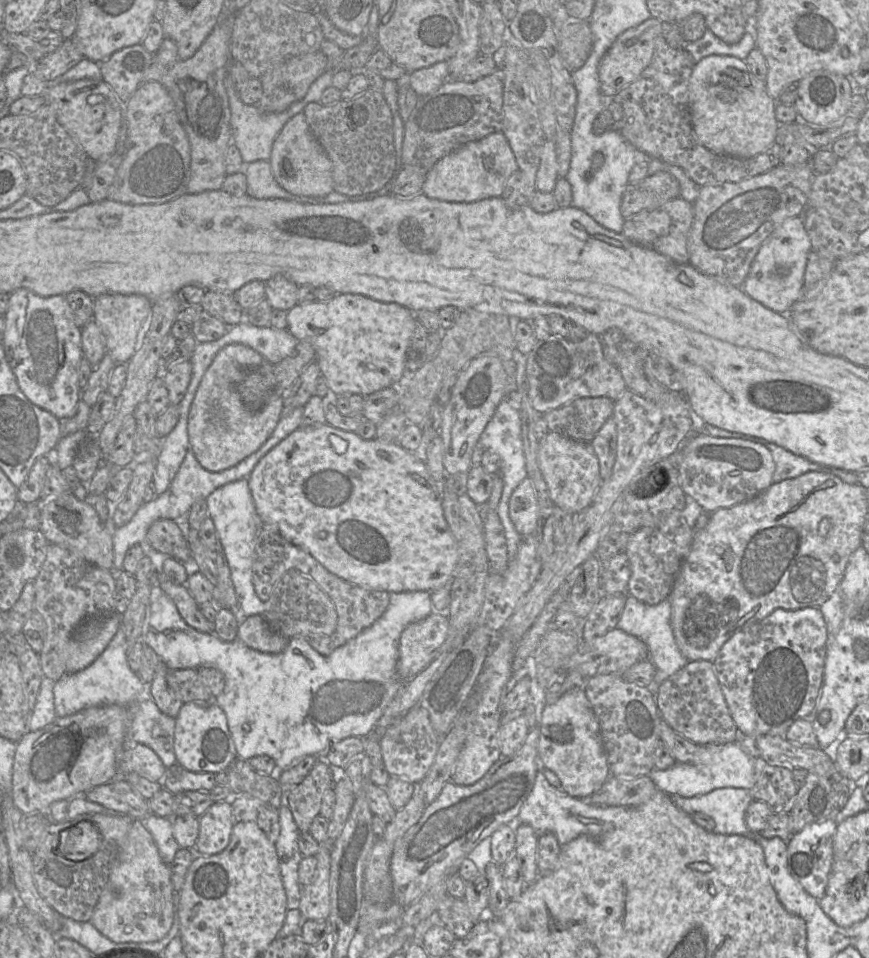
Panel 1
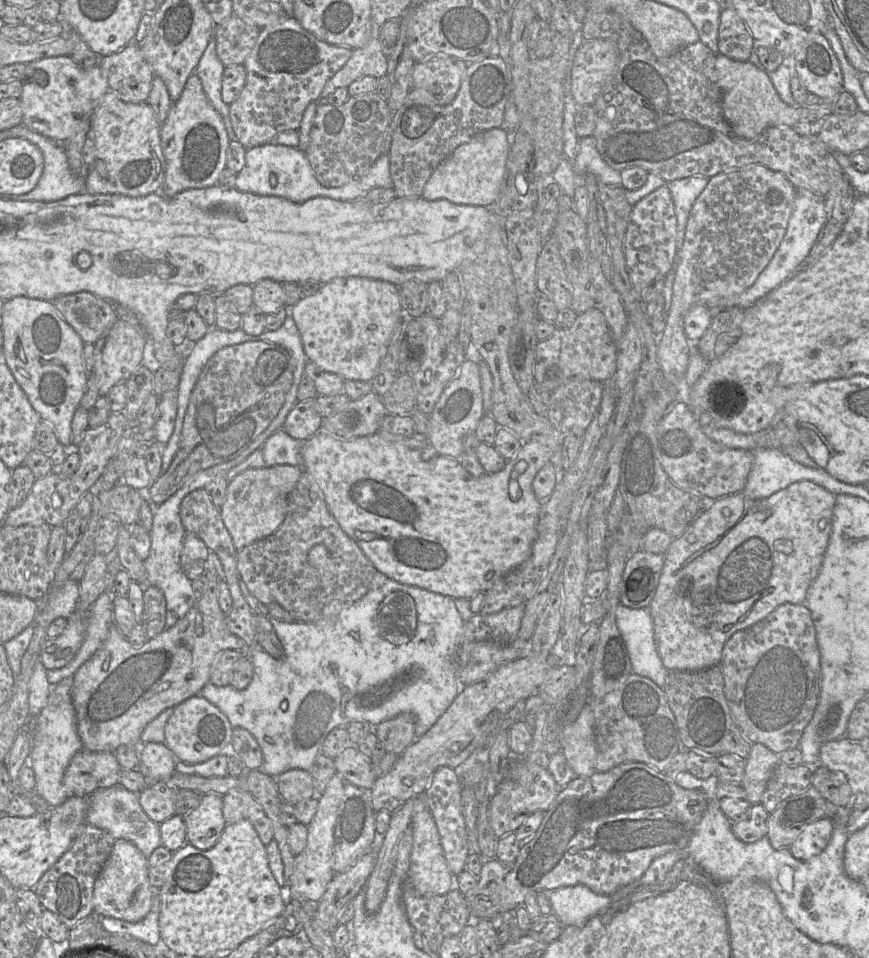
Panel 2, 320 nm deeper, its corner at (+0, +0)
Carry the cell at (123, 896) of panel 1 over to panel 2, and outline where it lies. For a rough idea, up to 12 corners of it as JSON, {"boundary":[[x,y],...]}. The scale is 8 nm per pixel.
{"boundary":[[116,839],[93,914],[136,923],[149,913],[148,861]]}

